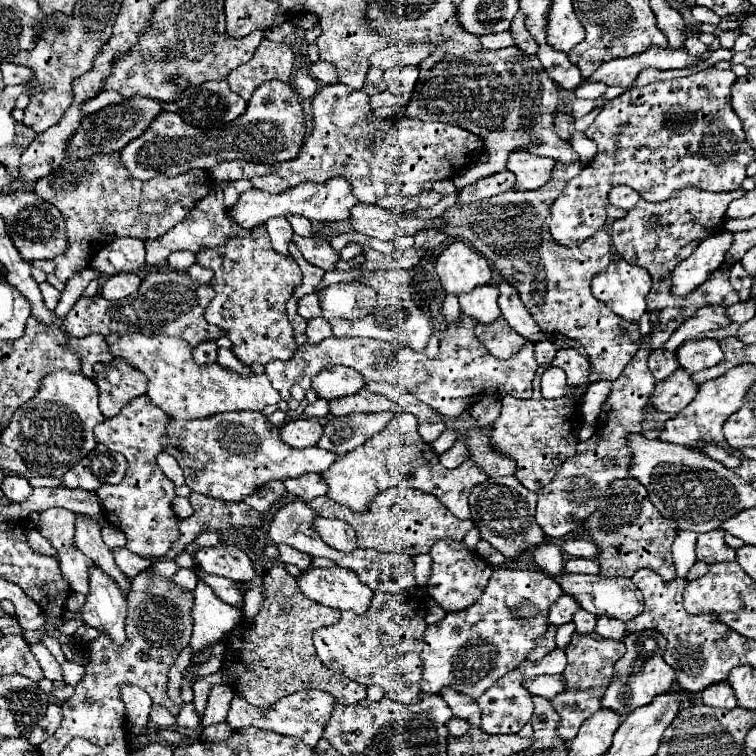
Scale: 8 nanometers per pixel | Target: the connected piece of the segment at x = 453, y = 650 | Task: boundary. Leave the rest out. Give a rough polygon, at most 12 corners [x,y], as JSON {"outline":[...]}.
{"outline":[[494,567],[426,627],[422,691],[478,699],[526,661],[560,595]]}

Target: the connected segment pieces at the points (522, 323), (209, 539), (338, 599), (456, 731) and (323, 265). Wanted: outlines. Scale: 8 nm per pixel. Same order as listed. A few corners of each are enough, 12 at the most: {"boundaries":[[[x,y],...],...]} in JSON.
{"boundaries":[[[500,285],[500,309],[508,325],[524,339],[538,343],[556,337],[530,317],[518,291]],[[204,531],[190,549],[194,557],[202,547],[216,547],[220,543],[214,531]],[[338,565],[302,571],[308,599],[364,613],[372,599],[354,571]],[[452,717],[446,725],[452,735],[464,735],[470,723],[460,717]],[[294,235],[304,259],[324,271],[336,269],[340,253],[322,237]]]}

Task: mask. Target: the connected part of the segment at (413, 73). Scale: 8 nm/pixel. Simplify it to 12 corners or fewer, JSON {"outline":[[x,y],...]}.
{"outline":[[396,65],[384,71],[388,89],[410,101],[418,79],[416,65]]}

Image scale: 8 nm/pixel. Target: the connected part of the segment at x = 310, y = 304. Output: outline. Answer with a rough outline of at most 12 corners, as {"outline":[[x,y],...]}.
{"outline":[[316,293],[298,301],[298,315],[306,321],[320,317]]}

